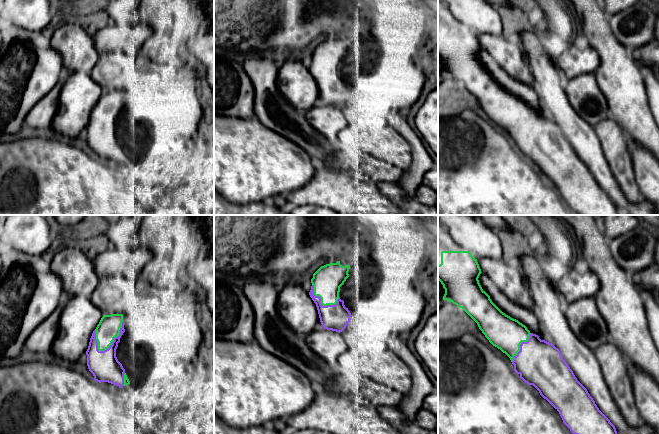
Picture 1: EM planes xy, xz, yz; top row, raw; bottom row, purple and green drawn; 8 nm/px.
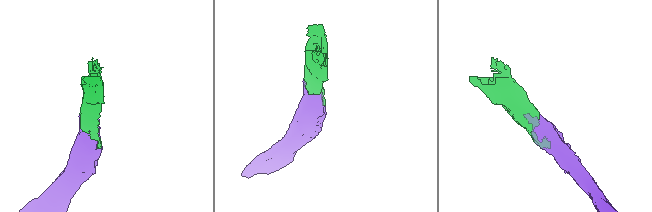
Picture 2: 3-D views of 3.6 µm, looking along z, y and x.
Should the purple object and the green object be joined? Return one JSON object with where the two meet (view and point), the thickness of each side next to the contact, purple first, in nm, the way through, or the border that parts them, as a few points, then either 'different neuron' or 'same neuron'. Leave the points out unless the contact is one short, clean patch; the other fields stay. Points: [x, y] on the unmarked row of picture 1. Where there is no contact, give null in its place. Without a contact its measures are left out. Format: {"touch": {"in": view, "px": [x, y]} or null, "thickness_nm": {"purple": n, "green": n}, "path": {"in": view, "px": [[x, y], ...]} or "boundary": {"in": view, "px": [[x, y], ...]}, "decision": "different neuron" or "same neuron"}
{"touch": {"in": "xy", "px": [114, 115]}, "thickness_nm": {"purple": 240, "green": 180}, "decision": "same neuron"}

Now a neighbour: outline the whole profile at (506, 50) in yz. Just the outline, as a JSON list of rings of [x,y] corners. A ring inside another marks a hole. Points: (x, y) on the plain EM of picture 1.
[[[479,34],[477,38],[481,48],[486,50],[509,76],[534,87],[530,63],[523,58],[522,46],[516,37]]]

